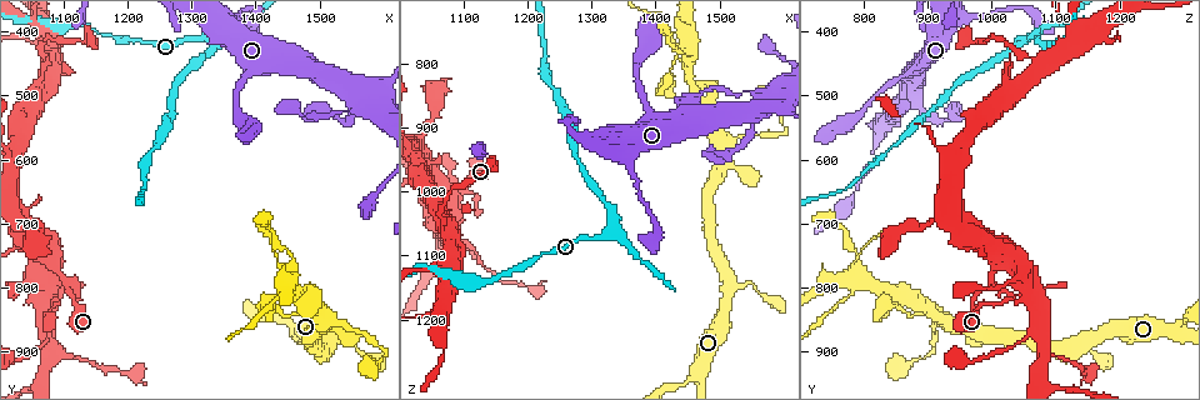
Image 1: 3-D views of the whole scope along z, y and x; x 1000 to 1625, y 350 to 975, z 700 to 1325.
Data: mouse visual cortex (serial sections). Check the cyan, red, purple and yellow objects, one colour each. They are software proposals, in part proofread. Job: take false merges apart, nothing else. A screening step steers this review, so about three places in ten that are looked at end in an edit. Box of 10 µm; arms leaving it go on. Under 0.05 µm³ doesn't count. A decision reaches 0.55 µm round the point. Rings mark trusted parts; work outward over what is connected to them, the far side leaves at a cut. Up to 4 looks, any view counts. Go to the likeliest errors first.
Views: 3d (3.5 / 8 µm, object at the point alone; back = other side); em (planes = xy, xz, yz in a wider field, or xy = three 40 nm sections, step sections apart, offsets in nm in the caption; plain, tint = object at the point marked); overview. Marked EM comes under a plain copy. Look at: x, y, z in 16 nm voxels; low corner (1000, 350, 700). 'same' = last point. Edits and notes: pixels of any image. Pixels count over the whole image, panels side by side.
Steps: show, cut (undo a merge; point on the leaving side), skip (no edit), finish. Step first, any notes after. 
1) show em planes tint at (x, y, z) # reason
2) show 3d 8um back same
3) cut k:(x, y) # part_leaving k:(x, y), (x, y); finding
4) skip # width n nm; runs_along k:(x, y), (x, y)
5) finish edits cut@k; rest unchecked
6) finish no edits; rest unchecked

show 3d 3.5um at (1085, 460, 1080) # sharp bend

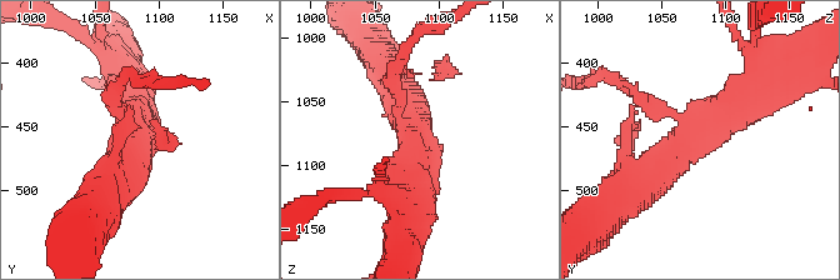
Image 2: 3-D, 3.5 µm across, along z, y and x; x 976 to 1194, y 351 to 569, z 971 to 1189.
skip # arms 3; runs_along 2:(640, 189), (726, 111), (765, 93); one cell here

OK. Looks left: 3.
show 3d 3.5um at (1060, 410, 1180)

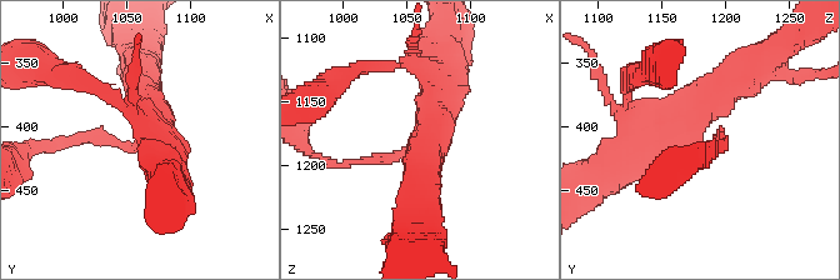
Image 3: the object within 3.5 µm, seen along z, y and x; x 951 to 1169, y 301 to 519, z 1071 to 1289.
show em xy step 2 tint at (1056, 410, 1182) # shape alone is not enough

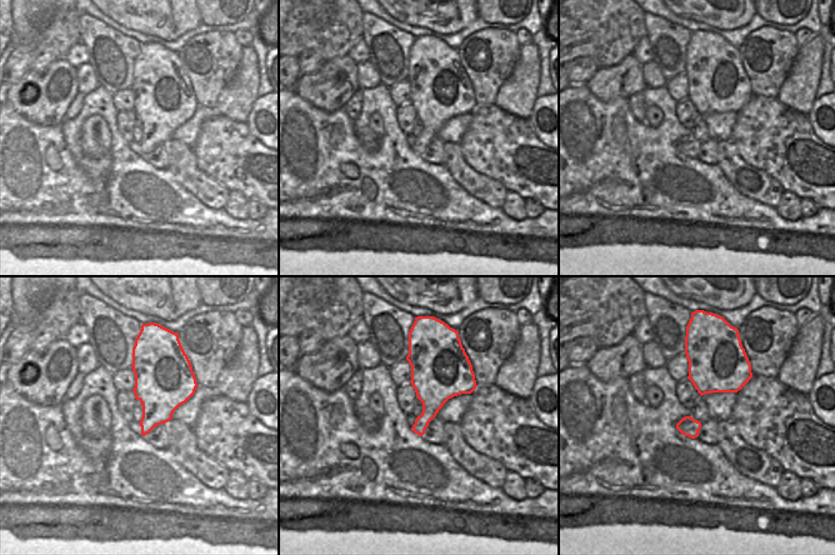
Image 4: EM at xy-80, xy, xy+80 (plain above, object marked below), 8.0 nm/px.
show em xy step 3 tint same

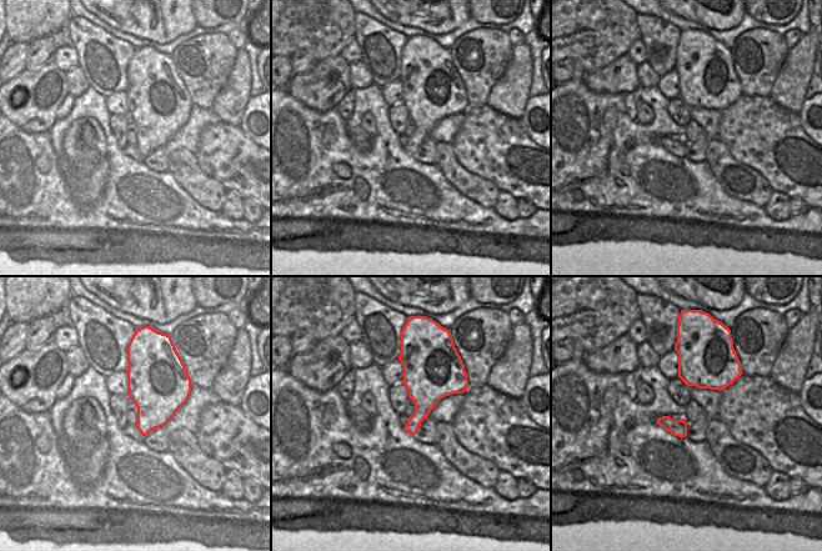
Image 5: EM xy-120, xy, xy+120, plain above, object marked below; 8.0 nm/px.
skip # arm_widths 150, 450, 500 nm; runs_along 3:(444, 84), (418, 141), (345, 166); one cell here

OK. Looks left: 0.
finish no edits; rest unchecked

